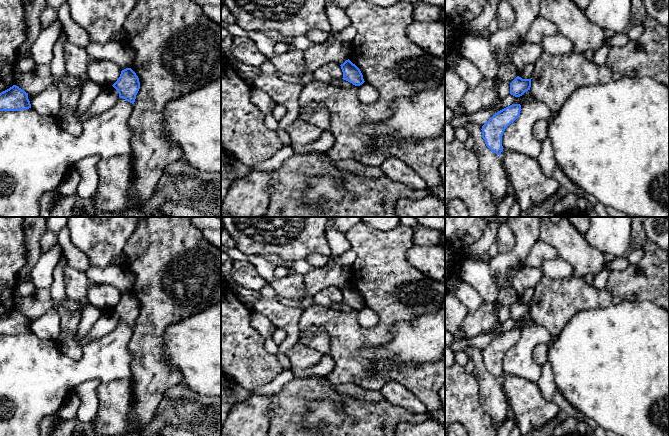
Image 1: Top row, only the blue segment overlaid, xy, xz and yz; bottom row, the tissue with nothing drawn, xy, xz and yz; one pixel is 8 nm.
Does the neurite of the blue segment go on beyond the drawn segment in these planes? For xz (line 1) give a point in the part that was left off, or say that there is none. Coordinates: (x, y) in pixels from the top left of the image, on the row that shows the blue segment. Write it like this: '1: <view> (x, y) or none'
1: none

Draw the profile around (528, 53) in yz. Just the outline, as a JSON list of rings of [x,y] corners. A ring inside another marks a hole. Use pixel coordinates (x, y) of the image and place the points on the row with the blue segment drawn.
[[[525,43],[516,49],[512,62],[517,67],[518,72],[520,72],[527,65],[534,65],[542,54],[543,48],[540,43]]]

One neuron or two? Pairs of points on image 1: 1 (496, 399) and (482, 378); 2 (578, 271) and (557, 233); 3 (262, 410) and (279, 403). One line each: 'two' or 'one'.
1: one
2: one
3: two

